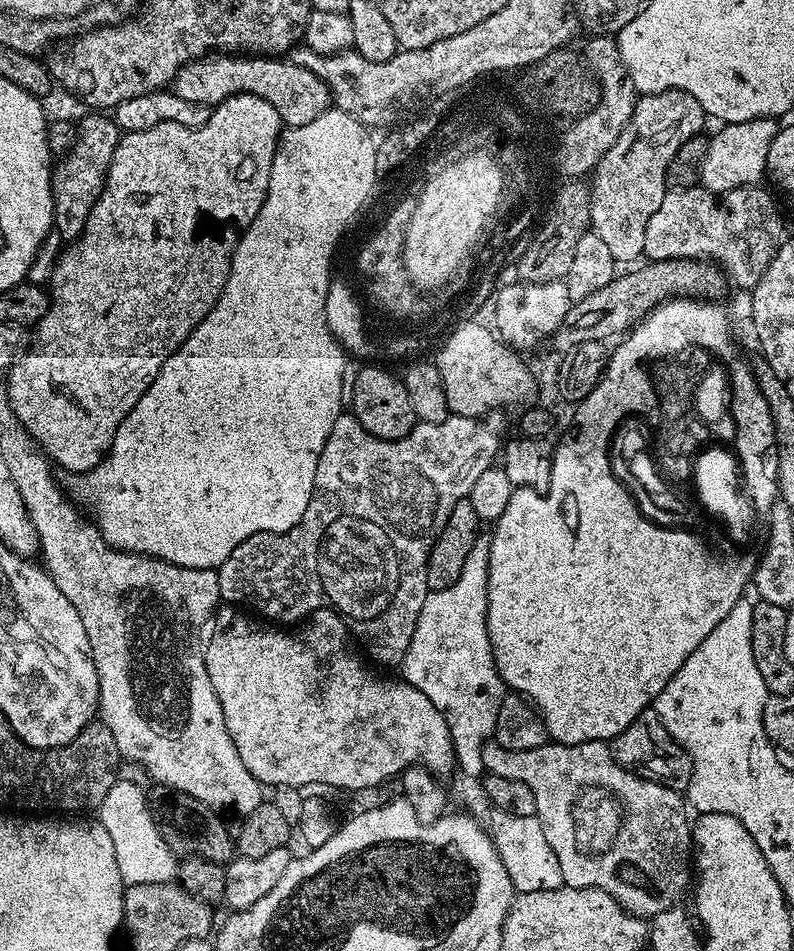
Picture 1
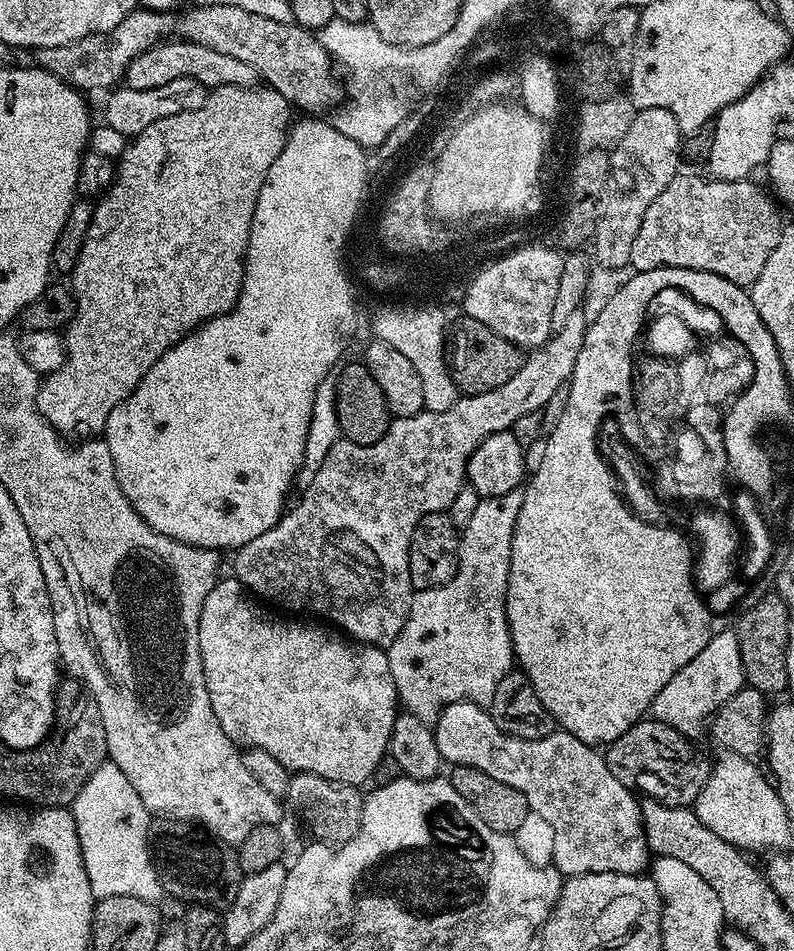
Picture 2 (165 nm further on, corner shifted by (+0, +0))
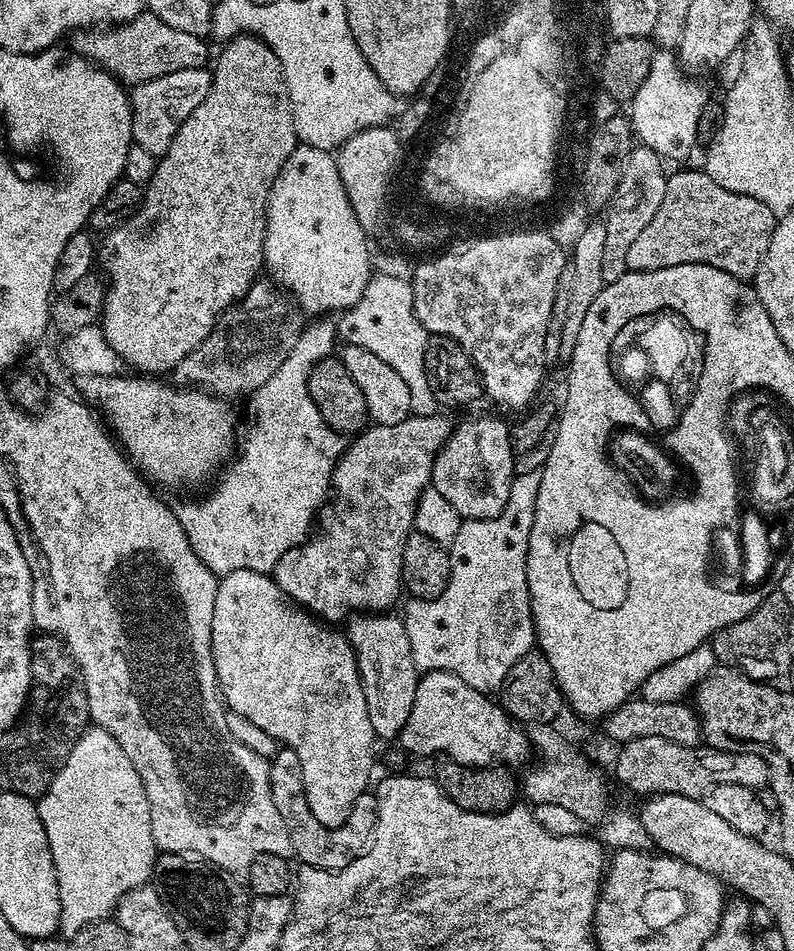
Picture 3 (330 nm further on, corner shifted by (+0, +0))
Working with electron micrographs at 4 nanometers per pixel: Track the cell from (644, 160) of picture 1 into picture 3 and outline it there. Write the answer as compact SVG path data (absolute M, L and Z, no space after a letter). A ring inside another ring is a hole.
M641 146L634 150L635 156L627 163L627 171L622 174L620 187L609 201L602 216L606 226L606 247L602 250L602 278L605 284L618 282L624 272L629 271L626 254L630 246L638 239L638 234L650 226L650 218L658 214L662 198L666 198L666 182L669 173L664 172L665 161L654 150Z

